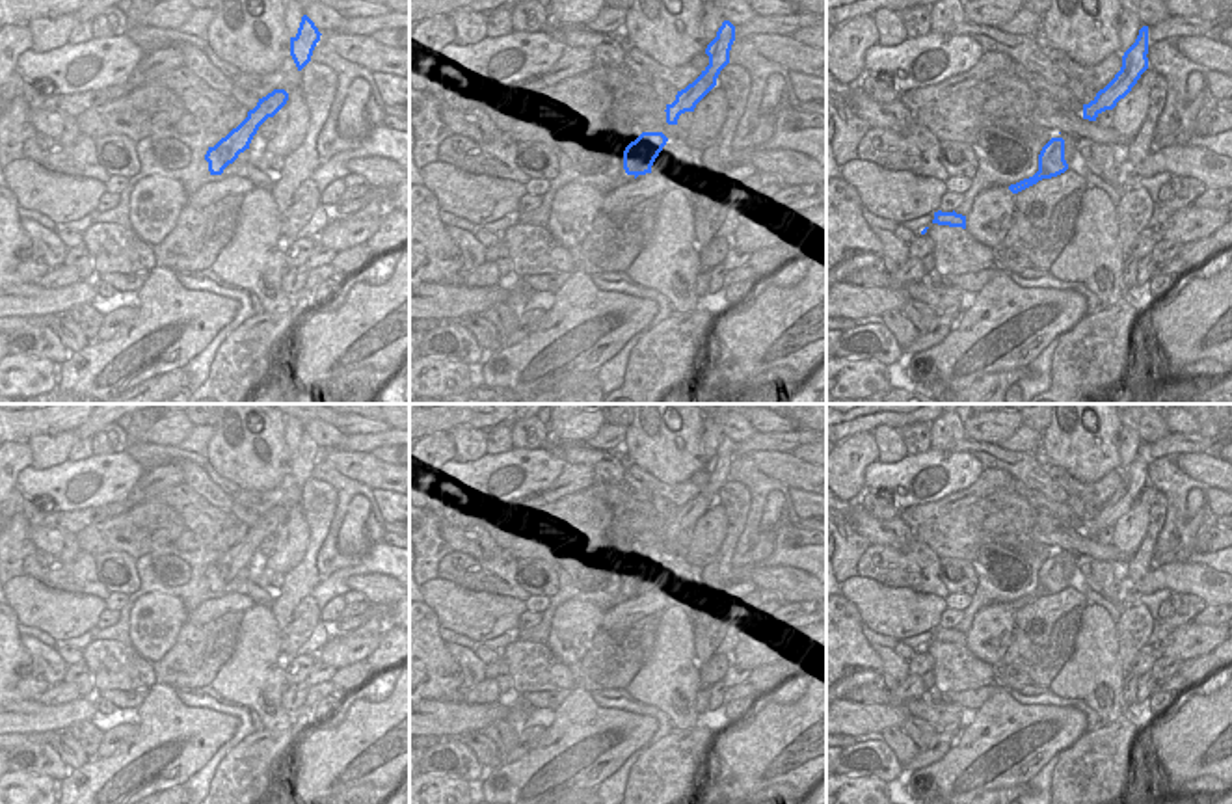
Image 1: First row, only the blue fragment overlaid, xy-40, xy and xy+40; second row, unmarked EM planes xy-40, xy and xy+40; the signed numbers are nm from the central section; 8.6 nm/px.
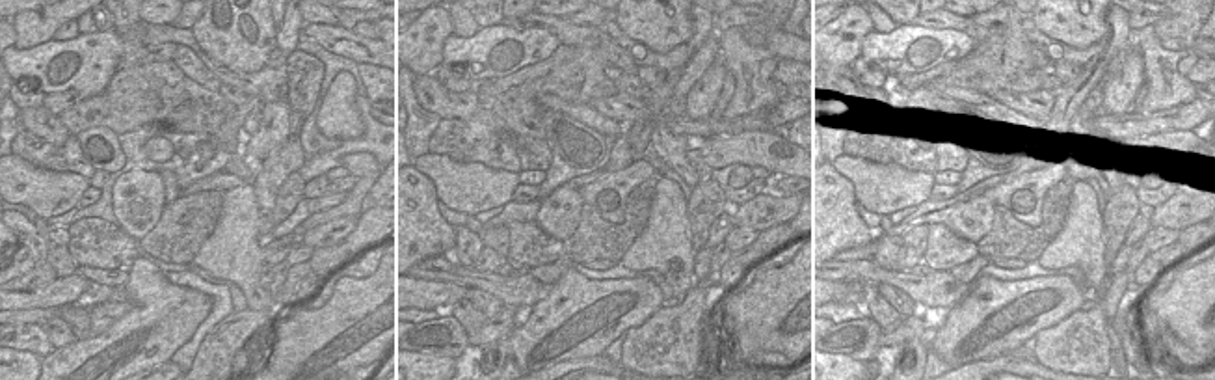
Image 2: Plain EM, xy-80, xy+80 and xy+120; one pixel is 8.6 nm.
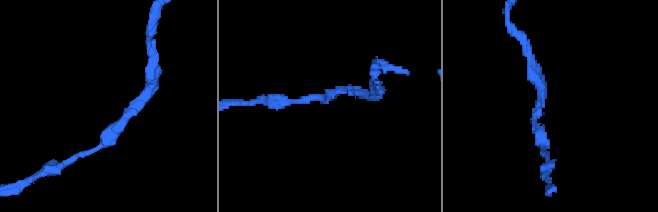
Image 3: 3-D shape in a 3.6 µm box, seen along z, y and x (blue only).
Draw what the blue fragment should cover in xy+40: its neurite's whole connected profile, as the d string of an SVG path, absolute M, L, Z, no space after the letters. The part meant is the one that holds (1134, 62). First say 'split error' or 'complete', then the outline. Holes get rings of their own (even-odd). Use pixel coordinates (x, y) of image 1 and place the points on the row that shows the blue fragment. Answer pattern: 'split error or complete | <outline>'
complete | M1148 26L1139 30L1135 43L1124 52L1122 67L1115 78L1096 93L1096 97L1083 104L1083 119L1096 121L1096 117L1113 110L1137 84L1141 74L1148 69Z

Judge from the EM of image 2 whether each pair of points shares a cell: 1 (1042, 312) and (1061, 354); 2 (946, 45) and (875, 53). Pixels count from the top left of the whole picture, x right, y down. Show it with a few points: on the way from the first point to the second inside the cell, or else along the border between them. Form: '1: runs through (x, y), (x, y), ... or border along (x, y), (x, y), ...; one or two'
1: border along (1080, 308), (1033, 336); two
2: runs through (929, 47), (892, 51); one

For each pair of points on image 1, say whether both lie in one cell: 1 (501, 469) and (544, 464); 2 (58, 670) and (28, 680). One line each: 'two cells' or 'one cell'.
1: one cell
2: two cells

